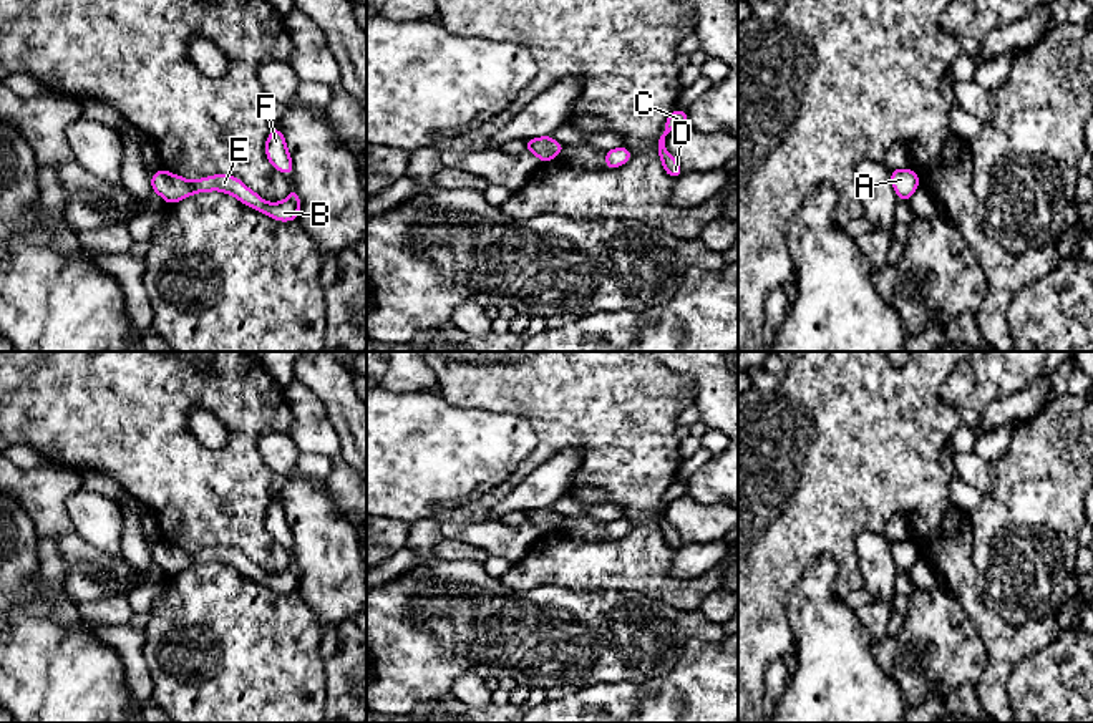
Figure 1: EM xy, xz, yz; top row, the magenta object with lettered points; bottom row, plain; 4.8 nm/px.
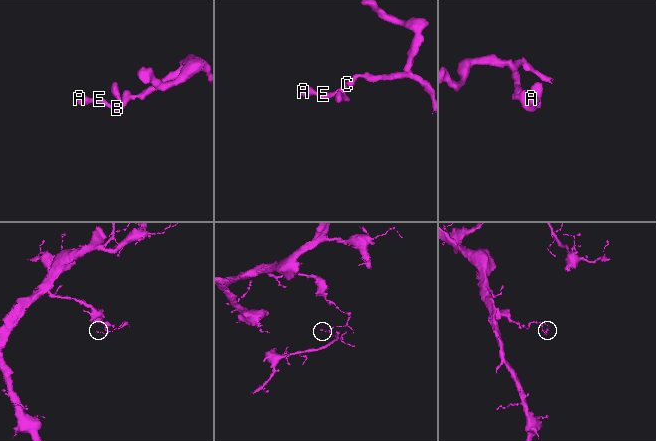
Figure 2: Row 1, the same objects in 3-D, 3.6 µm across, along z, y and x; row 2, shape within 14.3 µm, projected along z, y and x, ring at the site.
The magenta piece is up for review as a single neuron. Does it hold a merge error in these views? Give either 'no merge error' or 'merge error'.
no merge error

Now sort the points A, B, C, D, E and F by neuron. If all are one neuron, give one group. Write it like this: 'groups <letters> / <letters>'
groups A B C D E F

